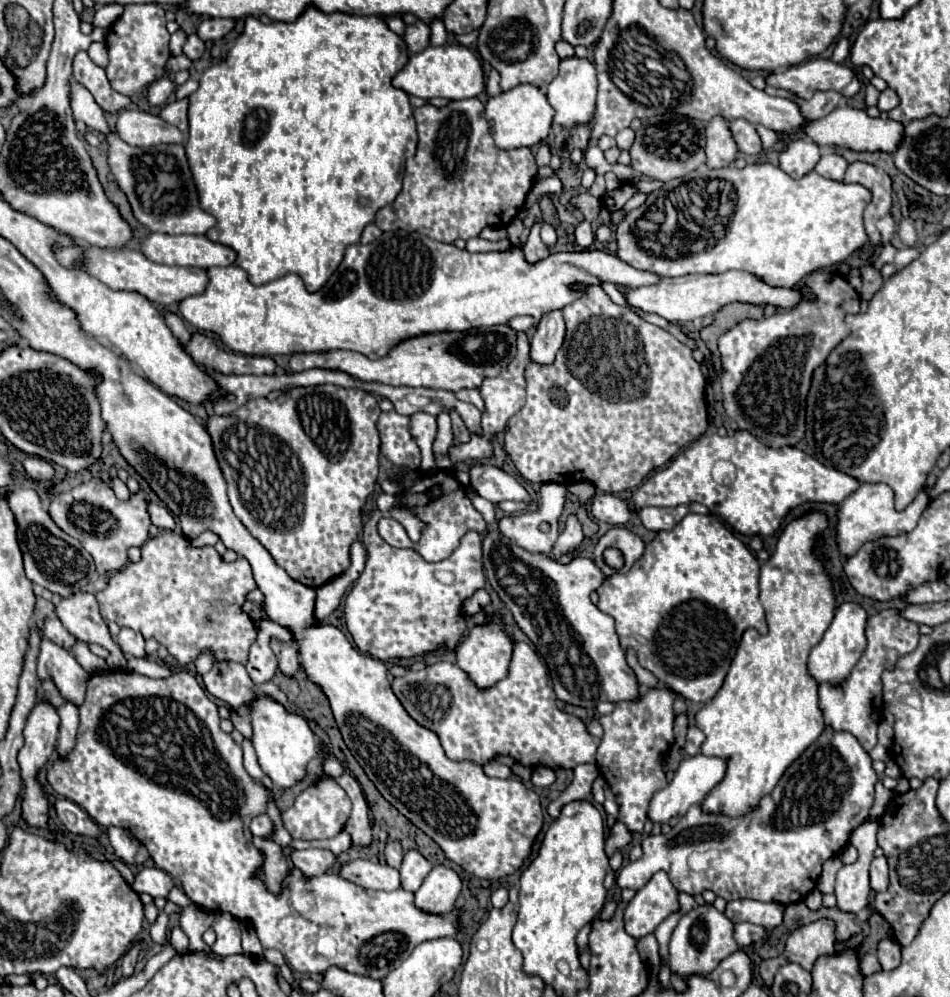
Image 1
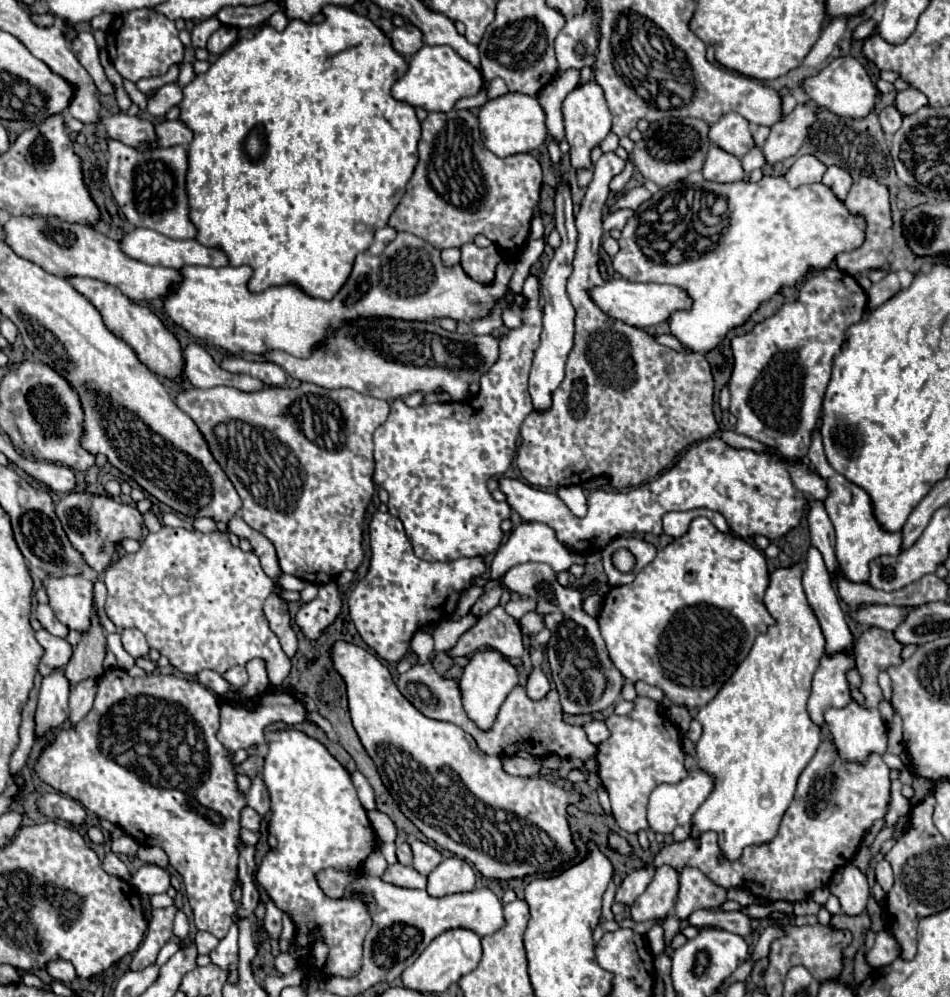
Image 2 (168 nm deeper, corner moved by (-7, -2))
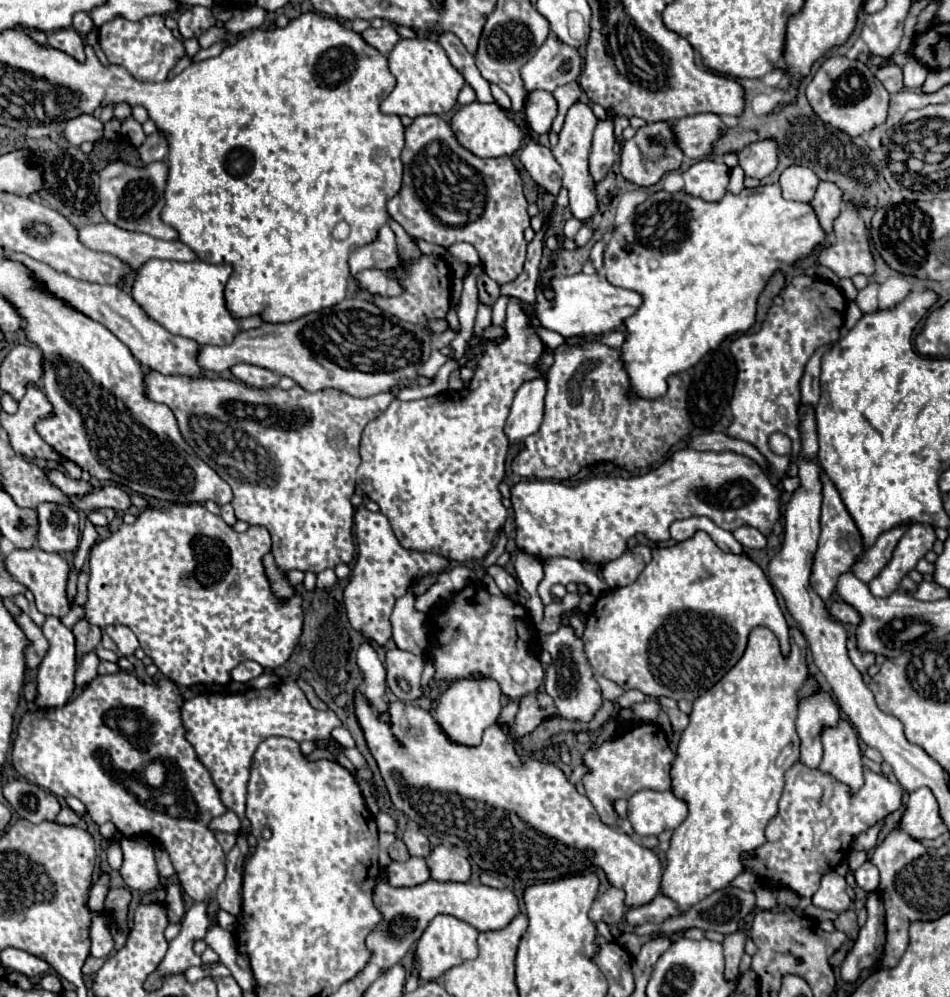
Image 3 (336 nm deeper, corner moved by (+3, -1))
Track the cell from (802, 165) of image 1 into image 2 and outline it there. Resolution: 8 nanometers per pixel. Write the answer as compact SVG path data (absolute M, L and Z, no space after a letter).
M800 156L790 170L786 172L786 180L790 182L792 188L802 186L802 184L814 184L820 182L826 172L826 166L816 158L816 156Z

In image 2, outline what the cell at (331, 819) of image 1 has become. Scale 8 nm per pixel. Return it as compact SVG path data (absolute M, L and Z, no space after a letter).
M286 728L278 732L278 738L268 744L268 752L264 756L264 768L262 768L264 784L270 792L272 800L272 820L270 820L270 834L278 840L276 850L268 852L258 866L256 880L268 890L274 904L292 916L298 940L300 944L312 942L312 930L320 926L324 932L324 940L330 946L328 962L324 970L312 970L310 974L316 978L326 978L330 974L340 976L354 976L360 970L360 958L362 958L362 942L366 932L372 926L372 918L366 910L366 906L358 900L332 900L322 894L314 874L322 868L338 868L338 870L360 870L366 856L374 850L374 830L370 826L370 820L366 816L364 806L358 800L356 788L346 772L346 768L320 744L316 738L306 736L304 732L298 732L294 728Z

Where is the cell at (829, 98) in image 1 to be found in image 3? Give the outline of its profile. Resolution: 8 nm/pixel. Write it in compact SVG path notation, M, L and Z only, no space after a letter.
M772 139L750 143L748 147L744 147L738 153L738 161L740 161L740 167L744 169L746 177L762 179L762 177L770 175L778 165L776 143Z

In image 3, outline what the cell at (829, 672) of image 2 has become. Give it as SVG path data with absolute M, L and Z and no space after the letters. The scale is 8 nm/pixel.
M816 693L800 701L796 731L800 737L800 763L816 769L822 761L822 731L834 727L840 719L840 711L828 693Z

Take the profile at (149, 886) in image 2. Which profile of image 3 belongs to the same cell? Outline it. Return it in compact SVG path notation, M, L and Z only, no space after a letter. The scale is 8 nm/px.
M124 837L122 851L124 861L120 875L130 889L152 891L158 885L158 869L152 859L152 843L144 837Z

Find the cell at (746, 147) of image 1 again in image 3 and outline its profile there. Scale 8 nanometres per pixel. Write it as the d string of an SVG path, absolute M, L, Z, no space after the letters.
M714 113L688 115L672 123L672 135L676 135L676 145L690 159L702 159L712 151L714 141L726 131L726 125Z

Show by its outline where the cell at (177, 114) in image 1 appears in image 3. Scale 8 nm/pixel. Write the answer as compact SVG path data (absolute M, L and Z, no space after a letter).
M156 131L154 135L148 135L146 143L138 149L140 153L140 159L144 165L148 163L154 163L154 161L164 161L166 155L168 155L168 143L166 139Z

